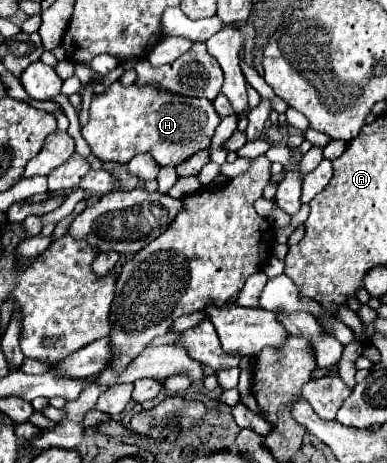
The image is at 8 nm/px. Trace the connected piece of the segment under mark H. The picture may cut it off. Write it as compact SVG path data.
M115 81L105 93L95 95L89 107L87 125L81 127L81 135L91 147L93 155L103 163L117 161L127 163L139 153L149 153L161 167L179 165L201 149L209 147L219 115L211 101L205 97L181 97L167 93L157 85L123 85Z

